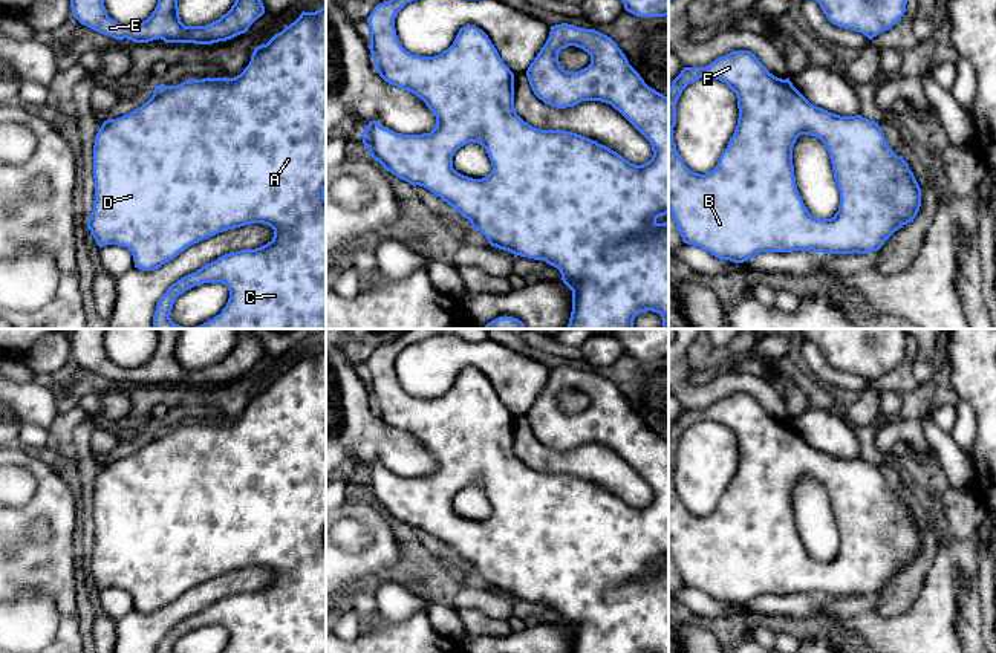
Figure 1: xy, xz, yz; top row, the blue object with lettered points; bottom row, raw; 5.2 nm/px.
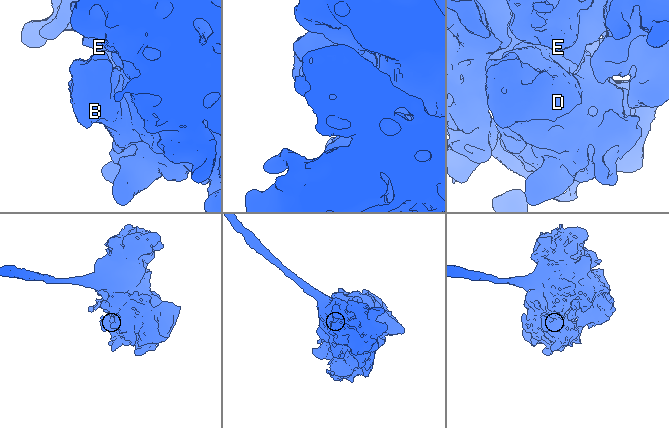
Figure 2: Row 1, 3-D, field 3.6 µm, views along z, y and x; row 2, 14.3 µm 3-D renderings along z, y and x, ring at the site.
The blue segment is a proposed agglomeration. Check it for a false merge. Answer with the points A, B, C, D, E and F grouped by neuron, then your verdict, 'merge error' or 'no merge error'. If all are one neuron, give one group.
A B C D E F | no merge error

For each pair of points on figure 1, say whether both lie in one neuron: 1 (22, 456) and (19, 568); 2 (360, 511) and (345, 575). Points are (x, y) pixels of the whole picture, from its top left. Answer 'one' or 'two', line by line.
1: one
2: one

